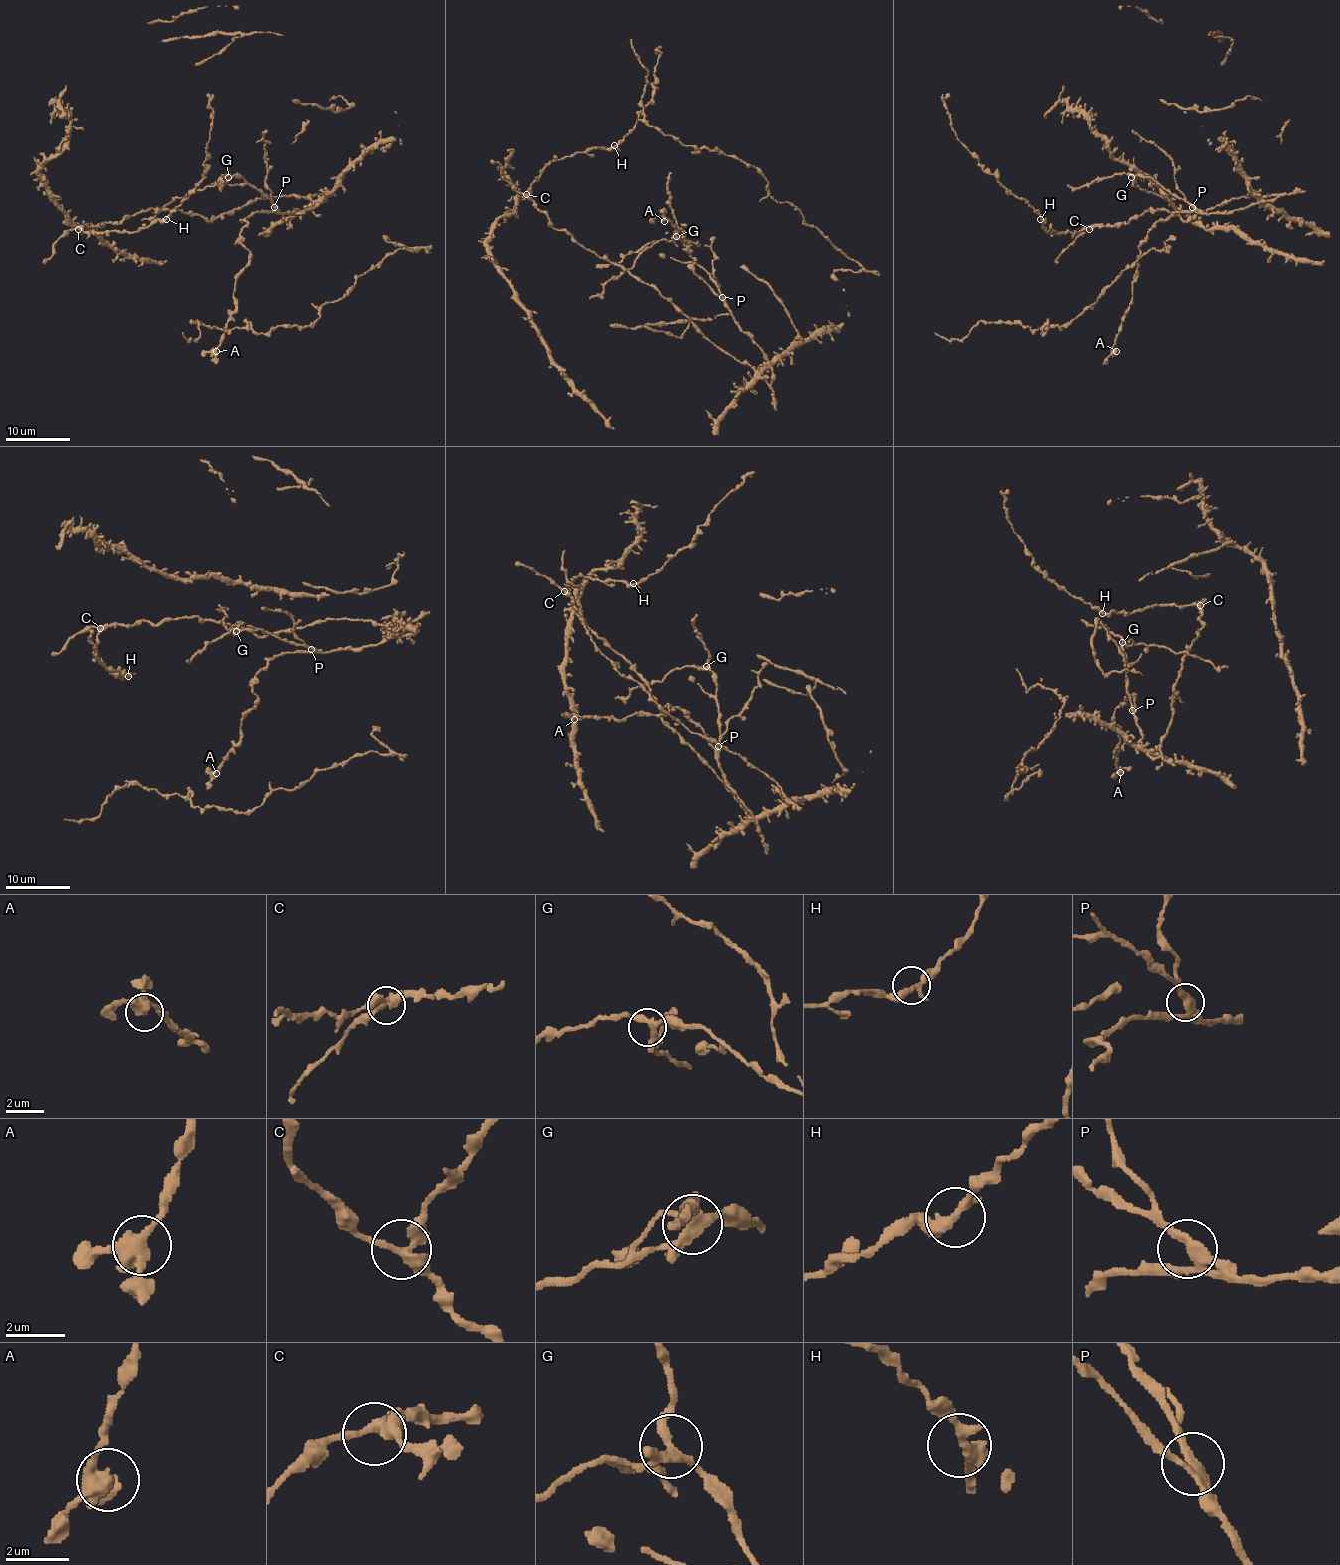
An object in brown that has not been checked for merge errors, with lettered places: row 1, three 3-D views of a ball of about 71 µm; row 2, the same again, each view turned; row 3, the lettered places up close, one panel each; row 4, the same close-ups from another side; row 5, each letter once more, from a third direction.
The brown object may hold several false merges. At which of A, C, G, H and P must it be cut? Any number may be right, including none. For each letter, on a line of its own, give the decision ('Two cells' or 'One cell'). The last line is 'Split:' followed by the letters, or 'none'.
A: One cell
C: One cell
G: One cell
H: One cell
P: One cell
Split: none

